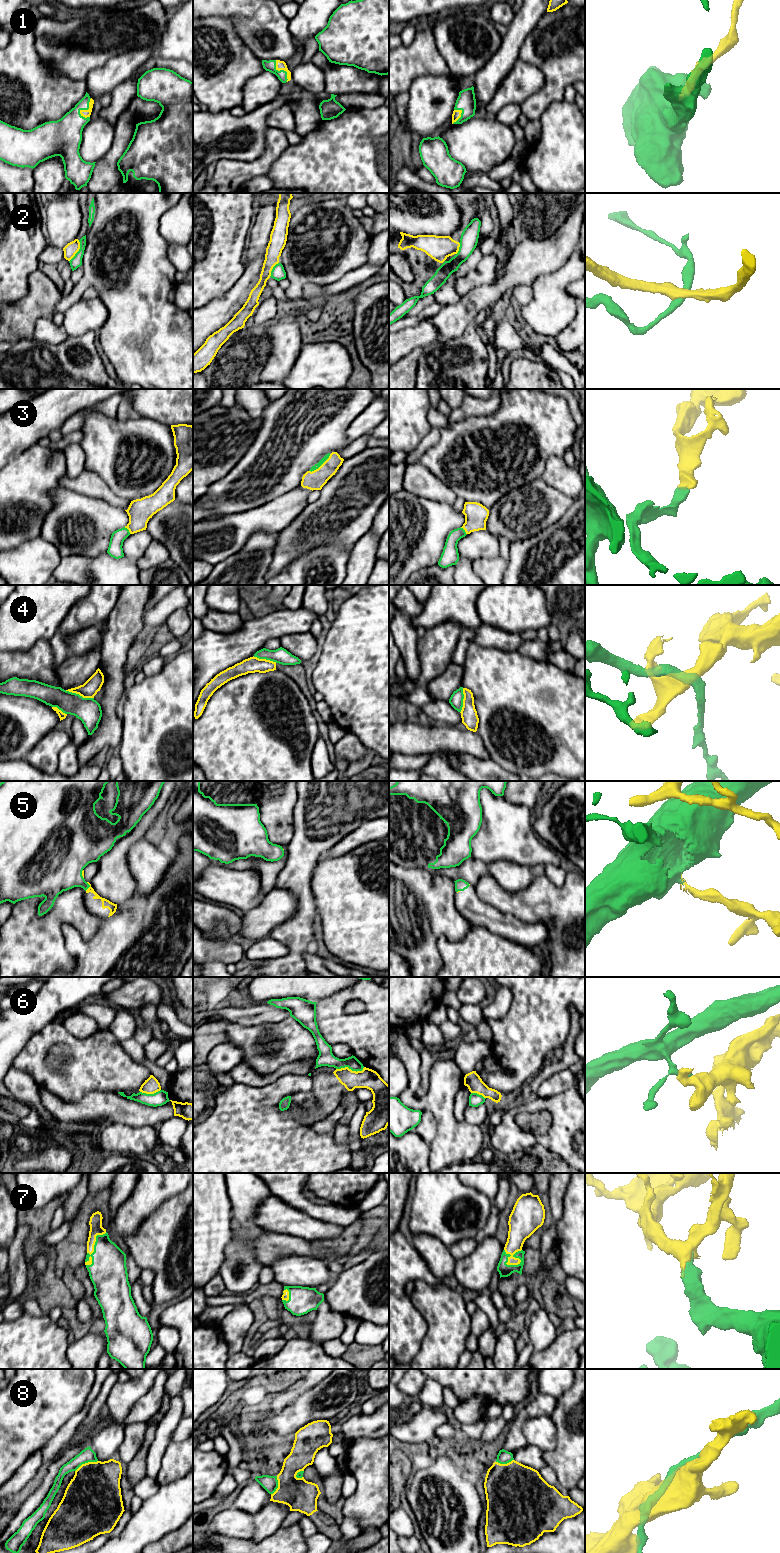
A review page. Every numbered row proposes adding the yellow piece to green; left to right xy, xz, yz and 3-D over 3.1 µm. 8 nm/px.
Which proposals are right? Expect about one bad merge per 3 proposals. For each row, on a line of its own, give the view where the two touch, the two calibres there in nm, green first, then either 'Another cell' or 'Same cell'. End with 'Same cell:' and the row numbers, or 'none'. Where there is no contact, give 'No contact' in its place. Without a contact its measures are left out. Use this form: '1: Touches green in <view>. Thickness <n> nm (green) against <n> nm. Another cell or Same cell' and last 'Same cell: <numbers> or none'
1: Touches green in xy. Thickness 260 nm (green) against 60 nm. Same cell
2: Touches green in xy. Thickness 90 nm (green) against 100 nm. Another cell
3: Touches green in xz. Thickness 50 nm (green) against 160 nm. Same cell
4: Touches green in xy. Thickness 200 nm (green) against 140 nm. Another cell
5: Touches green in xy. Thickness 300 nm (green) against 70 nm. Same cell
6: Touches green in xz. Thickness 130 nm (green) against 160 nm. Another cell
7: Touches green in xy. Thickness 300 nm (green) against 100 nm. Same cell
8: Touches green in xy. Thickness 110 nm (green) against 420 nm. Another cell
Same cell: 1, 3, 5, 7

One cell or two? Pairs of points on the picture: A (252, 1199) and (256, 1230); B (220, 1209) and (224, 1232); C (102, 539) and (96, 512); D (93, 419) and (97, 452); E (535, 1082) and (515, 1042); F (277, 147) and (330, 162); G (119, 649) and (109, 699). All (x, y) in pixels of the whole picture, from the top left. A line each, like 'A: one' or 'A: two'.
A: one
B: one
C: one
D: one
E: two
F: two
G: one

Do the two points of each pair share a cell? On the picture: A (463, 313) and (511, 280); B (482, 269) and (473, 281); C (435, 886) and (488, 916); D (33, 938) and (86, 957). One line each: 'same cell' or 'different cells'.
A: same cell
B: same cell
C: same cell
D: different cells

